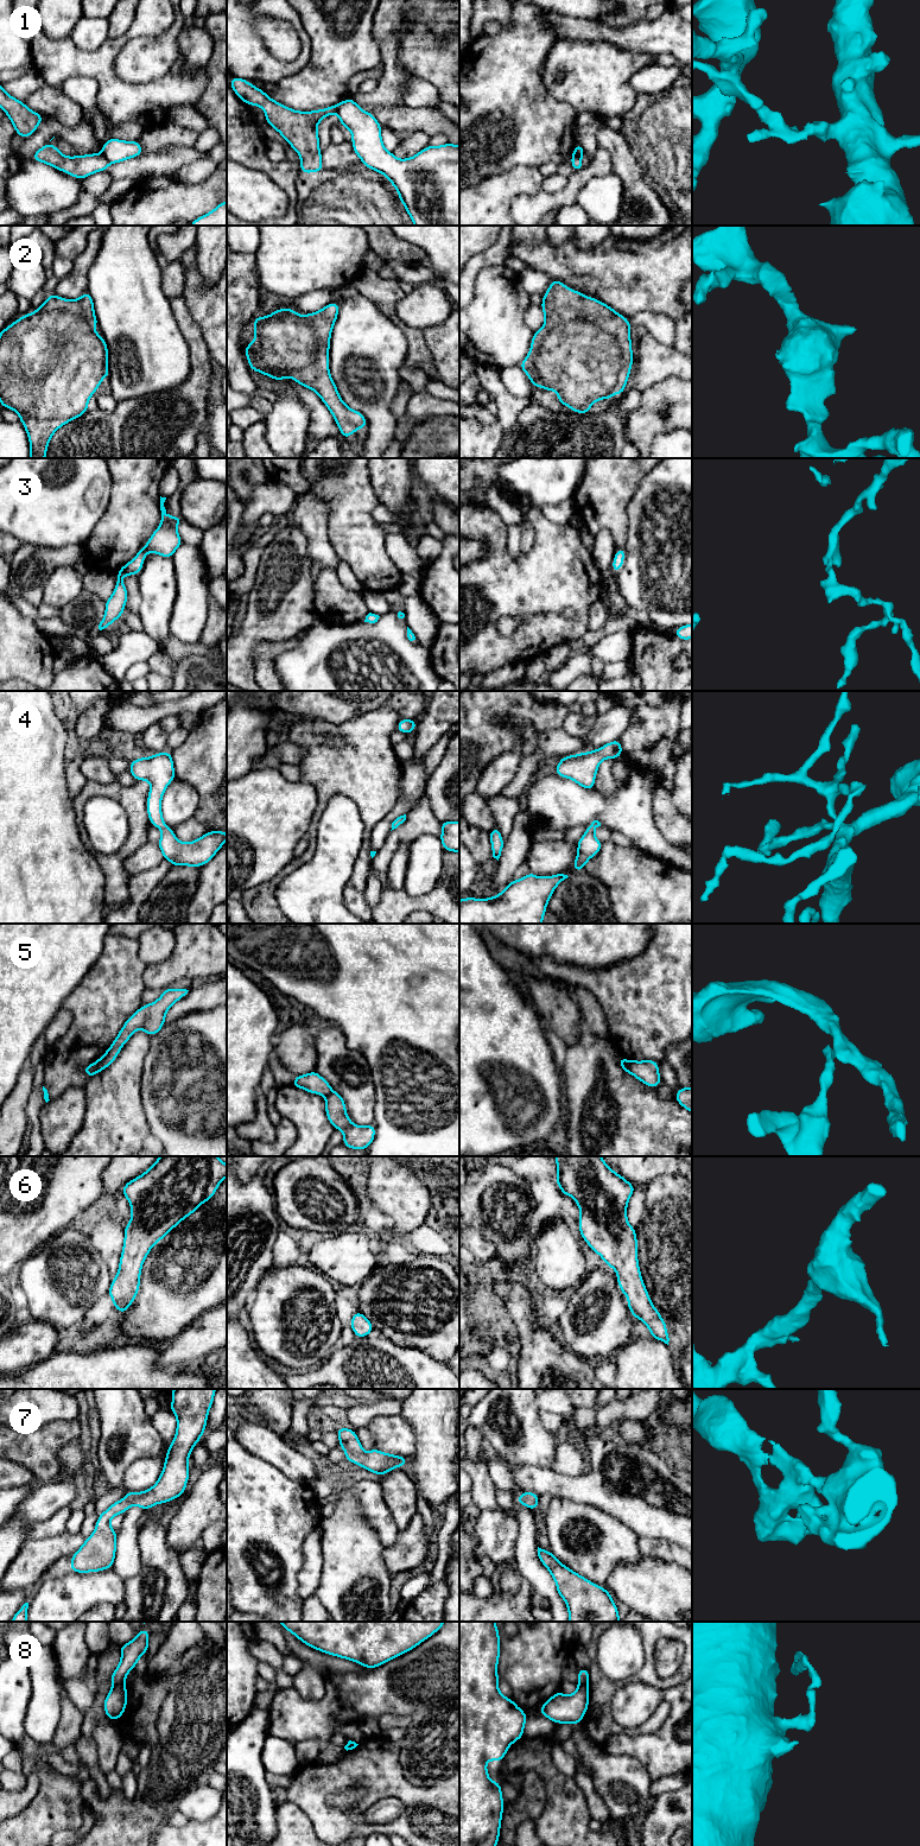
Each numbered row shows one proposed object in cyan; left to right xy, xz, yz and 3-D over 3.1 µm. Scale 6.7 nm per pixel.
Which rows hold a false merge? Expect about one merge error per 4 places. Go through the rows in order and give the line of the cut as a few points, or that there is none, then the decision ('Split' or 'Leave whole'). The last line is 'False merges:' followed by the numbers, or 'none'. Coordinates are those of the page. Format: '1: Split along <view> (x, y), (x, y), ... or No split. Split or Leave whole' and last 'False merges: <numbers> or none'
1: Split along xz (338, 105), (336, 113). Split
2: No split. Leave whole
3: No split. Leave whole
4: No split. Leave whole
5: Split along yz (628, 1060), (628, 1069), (630, 1071). Split
6: No split. Leave whole
7: No split. Leave whole
8: Split along xy (124, 1683), (114, 1686). Split
False merges: 1, 5, 8

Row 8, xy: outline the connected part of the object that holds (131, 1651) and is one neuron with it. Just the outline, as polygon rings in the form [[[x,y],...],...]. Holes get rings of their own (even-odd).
[[[142,1629],[131,1642],[120,1645],[121,1661],[110,1676],[110,1682],[115,1685],[125,1685],[126,1675],[135,1668],[138,1660],[148,1650],[150,1631]]]

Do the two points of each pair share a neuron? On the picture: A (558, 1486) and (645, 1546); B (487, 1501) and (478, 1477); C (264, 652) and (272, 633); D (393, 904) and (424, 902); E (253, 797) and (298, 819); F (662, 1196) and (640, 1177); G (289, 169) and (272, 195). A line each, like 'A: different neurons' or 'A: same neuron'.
A: different neurons
B: same neuron
C: different neurons
D: same neuron
E: same neuron
F: different neurons
G: different neurons

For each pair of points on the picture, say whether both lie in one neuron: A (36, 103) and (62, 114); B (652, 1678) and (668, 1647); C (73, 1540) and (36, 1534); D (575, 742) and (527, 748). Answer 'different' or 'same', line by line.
A: same
B: different
C: different
D: different

